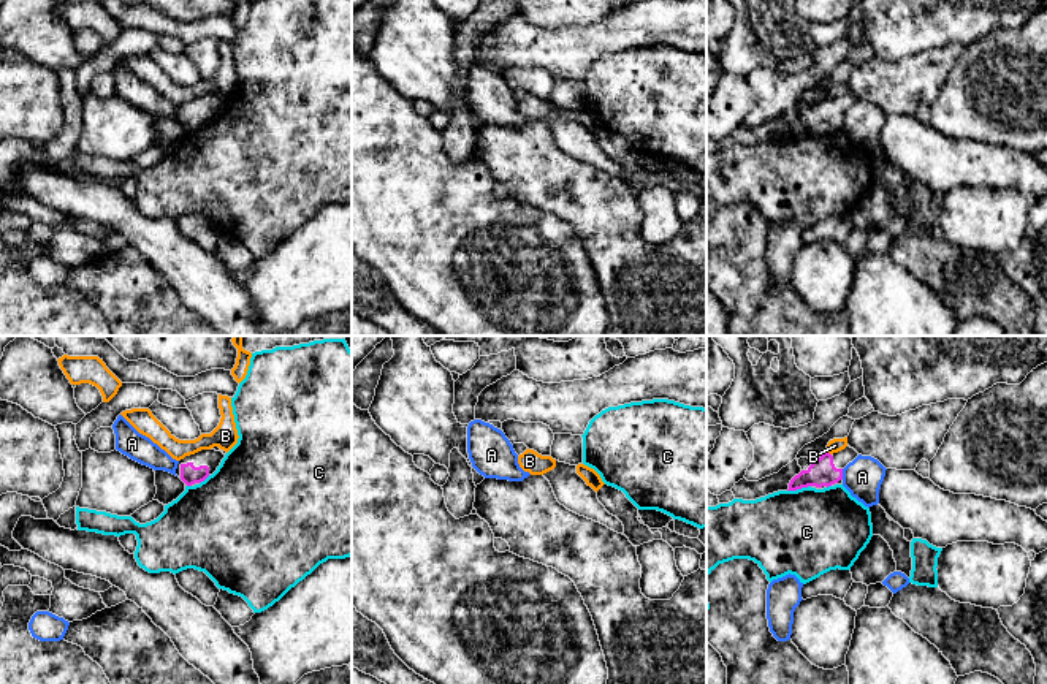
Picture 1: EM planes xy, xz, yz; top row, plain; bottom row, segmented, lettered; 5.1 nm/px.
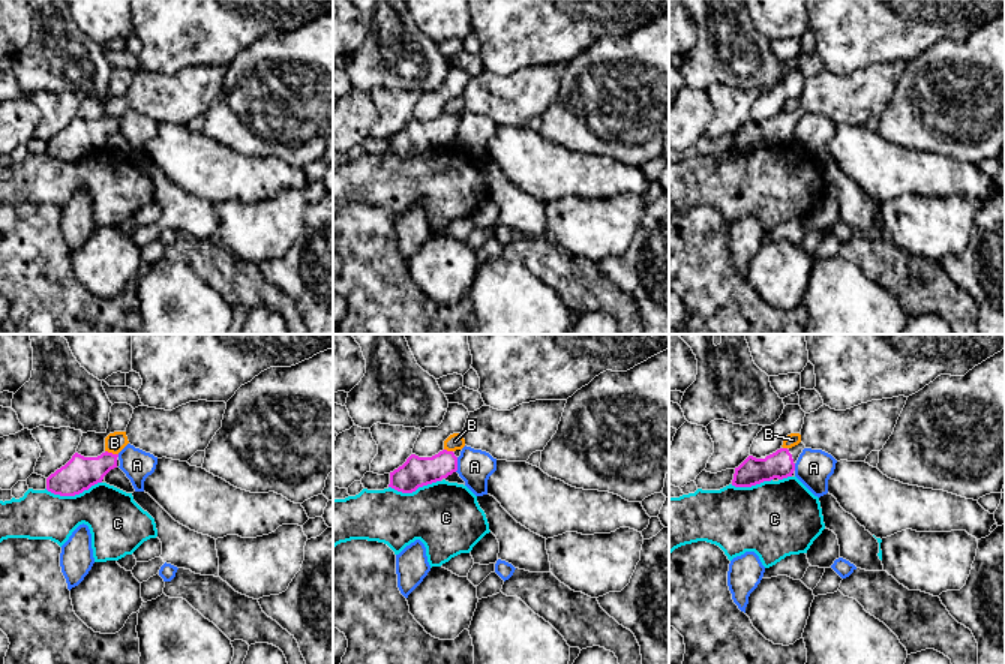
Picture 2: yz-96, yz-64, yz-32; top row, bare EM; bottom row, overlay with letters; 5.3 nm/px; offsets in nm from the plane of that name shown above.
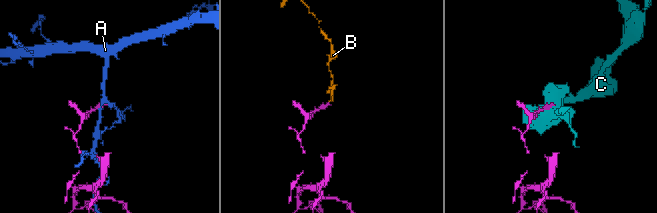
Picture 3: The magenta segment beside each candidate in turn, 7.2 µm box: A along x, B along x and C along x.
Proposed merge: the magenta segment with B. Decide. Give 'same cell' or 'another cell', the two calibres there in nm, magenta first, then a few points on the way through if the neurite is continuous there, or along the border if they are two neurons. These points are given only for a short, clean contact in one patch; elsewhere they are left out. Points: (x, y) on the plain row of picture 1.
another cell; calibres 140 and 70 nm; border yz (827, 97), (830, 100)

